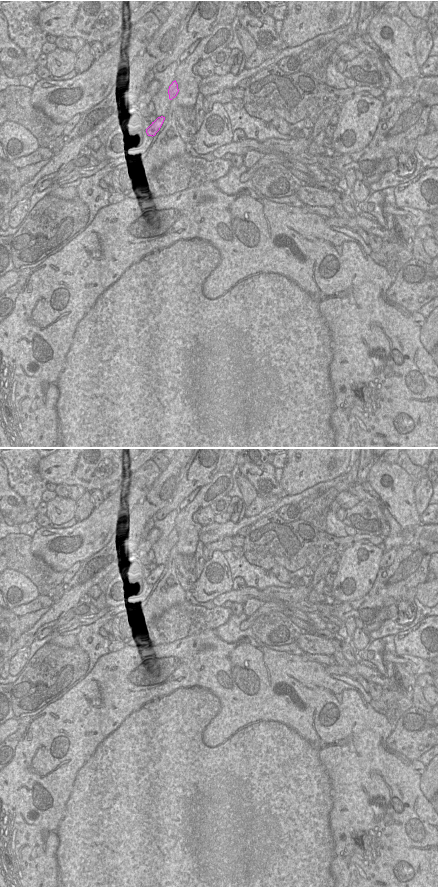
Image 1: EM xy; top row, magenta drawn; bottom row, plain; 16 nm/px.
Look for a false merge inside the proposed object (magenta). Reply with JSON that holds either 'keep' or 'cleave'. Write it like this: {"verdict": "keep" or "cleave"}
{"verdict": "cleave"}

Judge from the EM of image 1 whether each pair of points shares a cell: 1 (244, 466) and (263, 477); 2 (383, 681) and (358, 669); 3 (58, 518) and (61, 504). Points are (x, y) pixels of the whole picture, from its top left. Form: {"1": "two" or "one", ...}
{"1": "one", "2": "one", "3": "one"}

